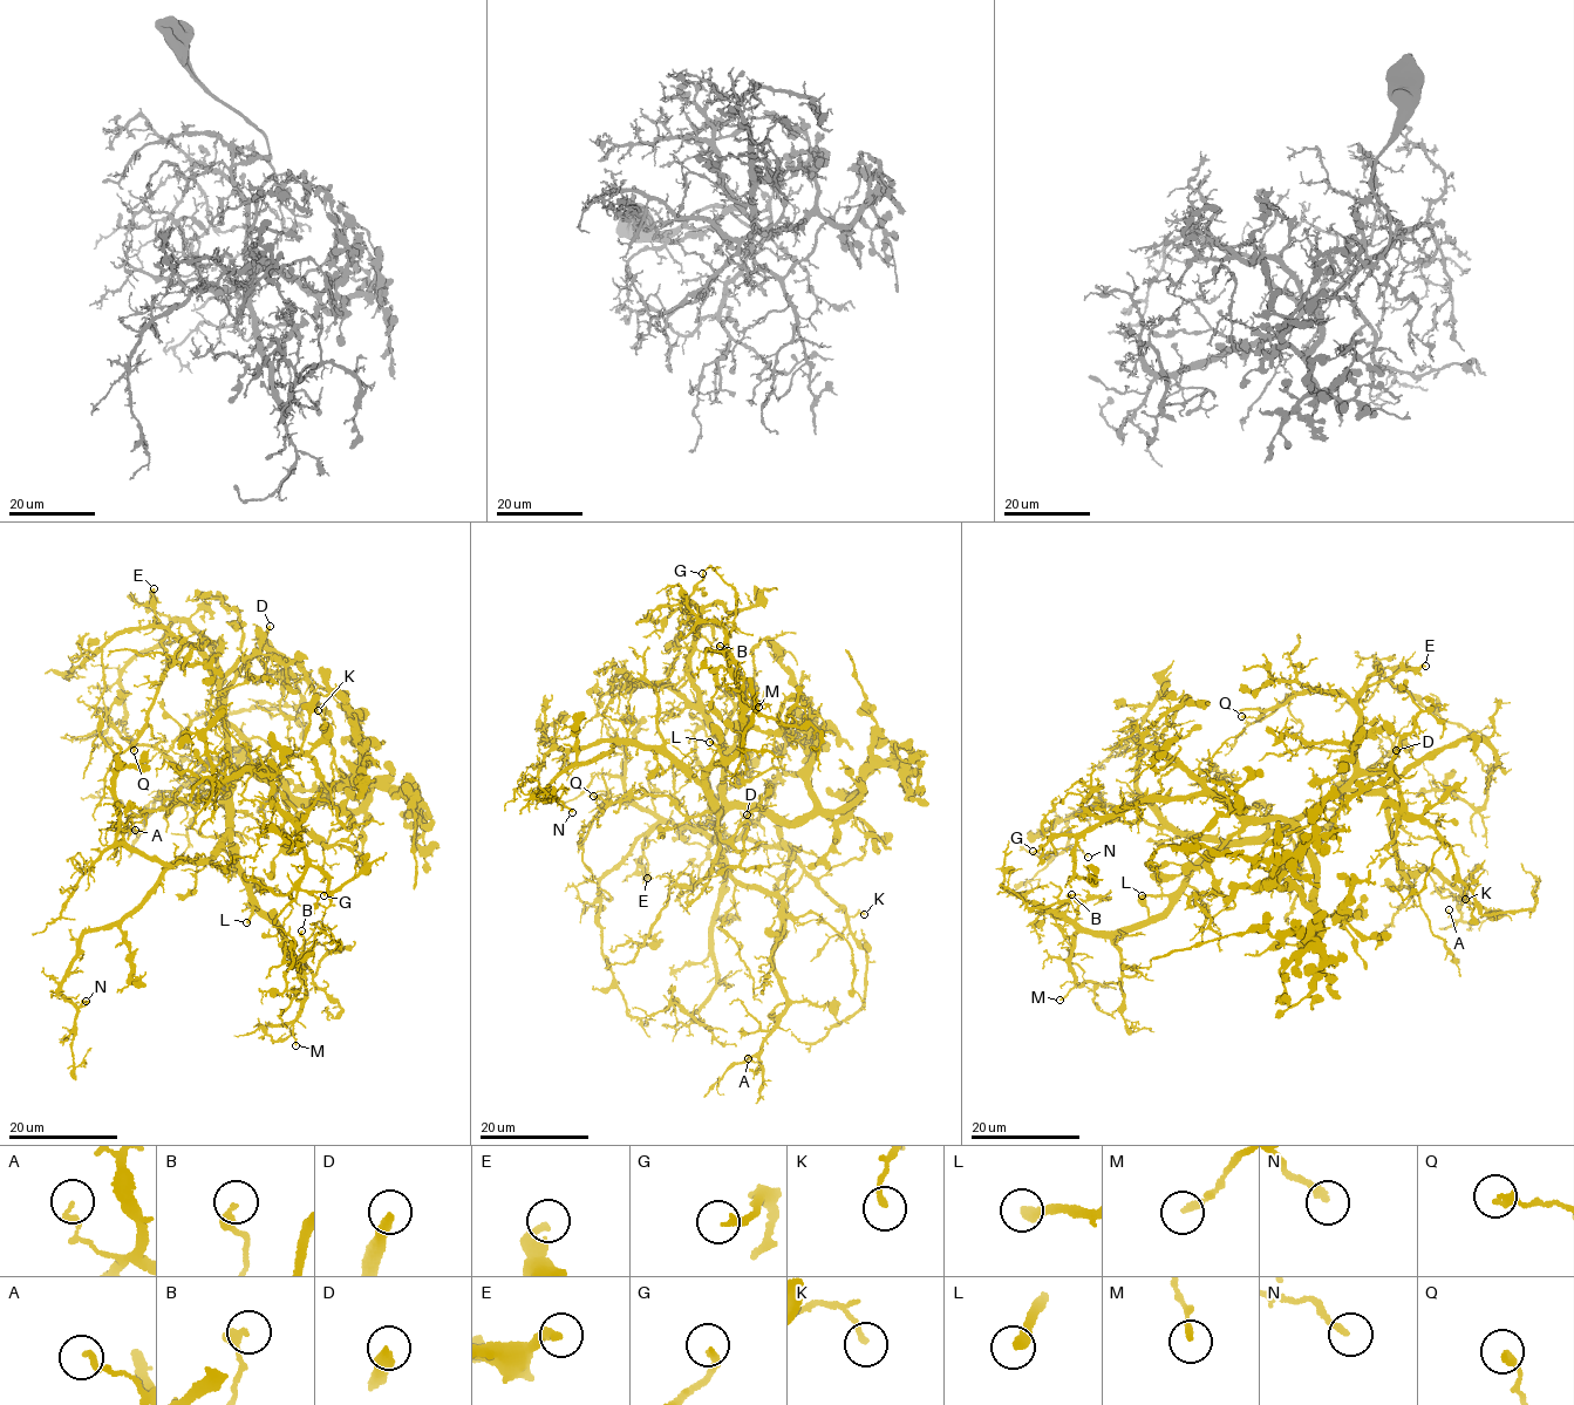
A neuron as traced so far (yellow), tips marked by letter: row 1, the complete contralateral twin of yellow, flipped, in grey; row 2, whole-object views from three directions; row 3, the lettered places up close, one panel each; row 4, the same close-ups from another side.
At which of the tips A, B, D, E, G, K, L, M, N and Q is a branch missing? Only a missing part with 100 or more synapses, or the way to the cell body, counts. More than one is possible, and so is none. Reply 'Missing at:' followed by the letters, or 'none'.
Missing at: D

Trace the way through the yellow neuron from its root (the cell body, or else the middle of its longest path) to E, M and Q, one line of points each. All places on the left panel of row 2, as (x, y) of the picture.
E: (234, 770), (224, 743), (219, 681), (210, 660), (188, 642), (174, 638), (163, 626), (150, 598), (154, 588)
M: (234, 770), (229, 811), (245, 887), (277, 926), (305, 986), (304, 1008), (293, 1029), (295, 1045)
Q: (234, 770), (224, 743), (219, 681), (210, 660), (185, 646), (171, 659), (134, 750)

